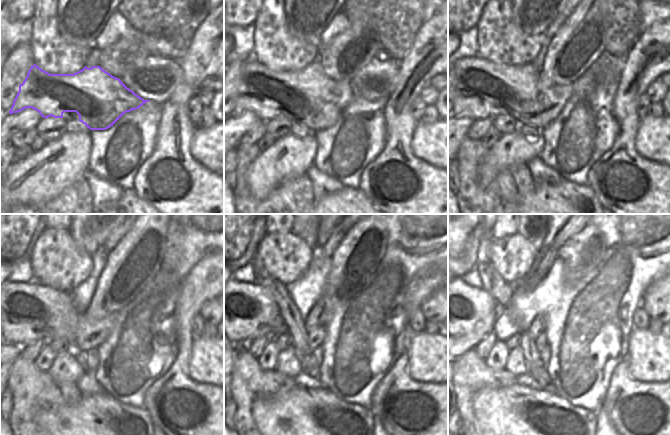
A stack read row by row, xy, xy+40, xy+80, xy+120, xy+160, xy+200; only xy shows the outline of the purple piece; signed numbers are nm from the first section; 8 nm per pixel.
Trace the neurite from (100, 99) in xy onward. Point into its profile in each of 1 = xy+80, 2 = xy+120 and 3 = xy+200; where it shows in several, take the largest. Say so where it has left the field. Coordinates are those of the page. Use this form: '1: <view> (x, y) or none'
1: xy+80 (483, 89)
2: xy+120 (27, 311)
3: xy+200 (468, 305)

